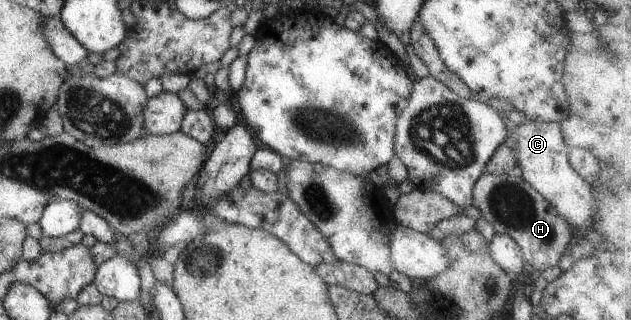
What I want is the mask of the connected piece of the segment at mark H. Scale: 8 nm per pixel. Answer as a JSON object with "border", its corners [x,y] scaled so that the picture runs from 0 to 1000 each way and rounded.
{"border":[[[767,544],[753,572],[750,644],[762,653],[762,678],[781,703],[788,731],[803,734],[823,766],[830,816],[848,850],[883,831],[910,738],[910,716],[880,647],[826,553]]]}

